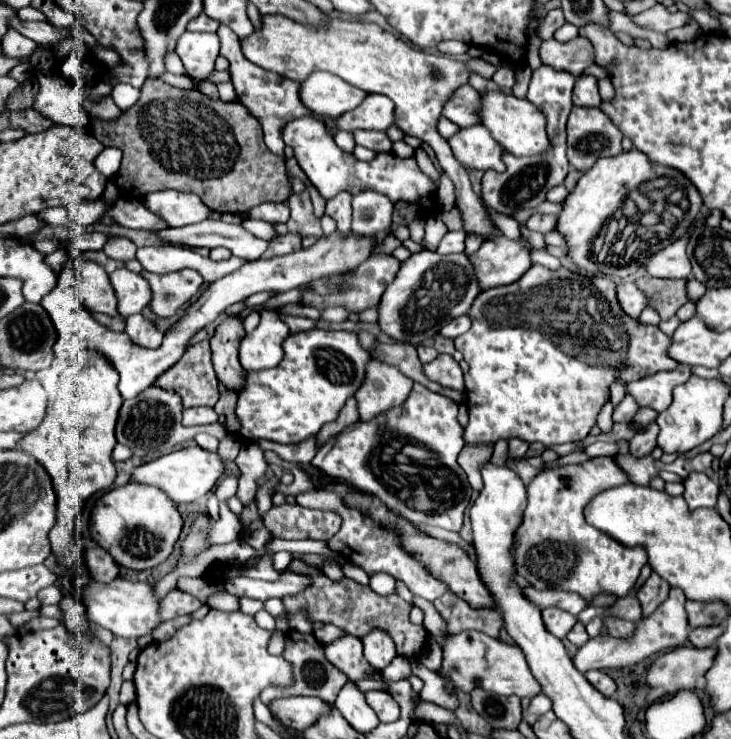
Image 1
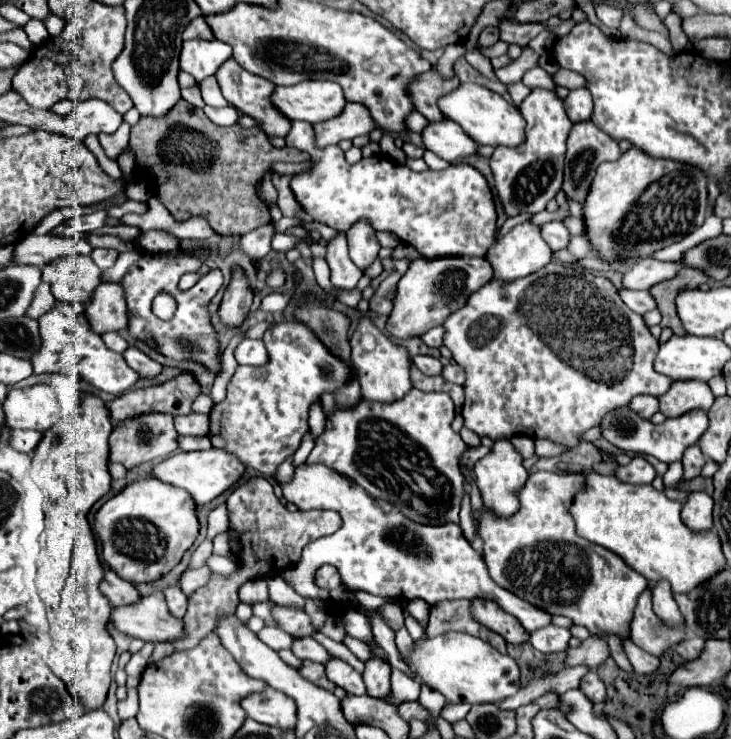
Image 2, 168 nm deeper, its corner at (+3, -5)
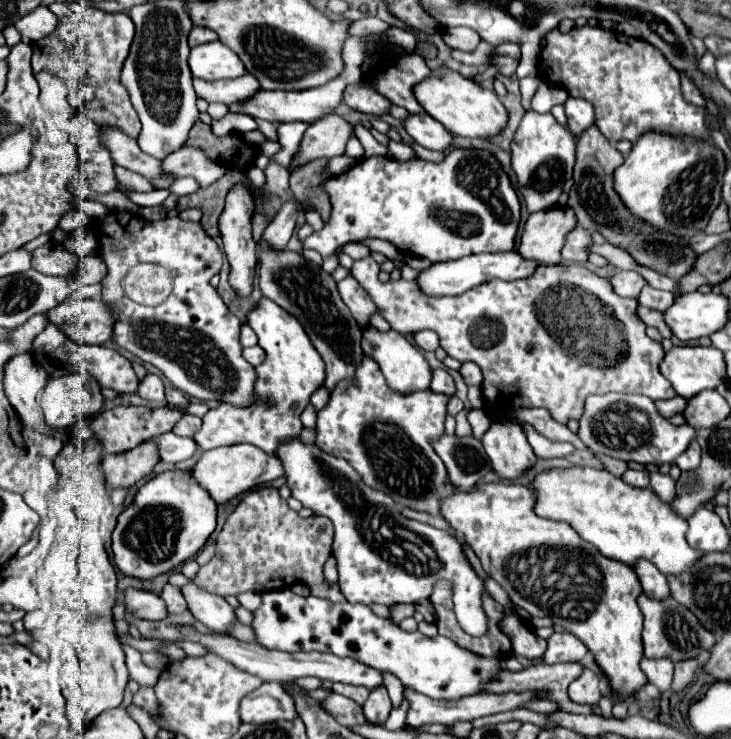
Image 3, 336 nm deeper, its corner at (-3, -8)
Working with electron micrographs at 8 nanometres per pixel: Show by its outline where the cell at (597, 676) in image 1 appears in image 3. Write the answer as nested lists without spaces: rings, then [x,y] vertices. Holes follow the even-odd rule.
[[[586,669],[584,675],[580,675],[576,681],[570,683],[568,697],[574,703],[586,703],[586,705],[592,705],[592,707],[598,705],[598,701],[602,699],[602,691],[600,691],[600,681],[598,681],[596,673]]]

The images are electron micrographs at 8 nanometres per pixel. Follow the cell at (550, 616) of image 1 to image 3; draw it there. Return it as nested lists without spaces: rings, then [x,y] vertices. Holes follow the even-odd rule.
[[[552,633],[548,639],[548,649],[544,653],[546,663],[564,663],[564,661],[580,661],[588,653],[586,645],[580,643],[572,633]]]

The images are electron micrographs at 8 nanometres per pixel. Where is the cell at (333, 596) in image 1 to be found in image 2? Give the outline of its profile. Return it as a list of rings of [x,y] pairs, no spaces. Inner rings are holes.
[[[386,604],[386,606],[382,606],[380,612],[386,618],[386,622],[392,626],[392,630],[398,630],[404,626],[404,612],[398,604]]]

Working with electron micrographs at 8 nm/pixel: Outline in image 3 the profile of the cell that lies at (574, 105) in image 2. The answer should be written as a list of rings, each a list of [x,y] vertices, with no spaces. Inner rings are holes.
[[[568,97],[564,103],[566,117],[568,117],[568,127],[574,135],[584,133],[590,125],[594,125],[594,107],[586,99],[580,97]]]

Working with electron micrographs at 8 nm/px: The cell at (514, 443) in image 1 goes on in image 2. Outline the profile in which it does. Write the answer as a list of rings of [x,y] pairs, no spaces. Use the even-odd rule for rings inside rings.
[[[512,436],[510,442],[516,446],[518,452],[522,452],[526,458],[534,456],[534,440],[530,436]]]

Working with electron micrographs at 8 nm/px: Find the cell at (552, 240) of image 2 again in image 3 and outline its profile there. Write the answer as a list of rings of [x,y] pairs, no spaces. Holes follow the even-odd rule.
[[[574,227],[564,241],[562,247],[562,259],[564,261],[574,261],[574,263],[586,263],[588,253],[590,253],[590,231],[582,227]]]

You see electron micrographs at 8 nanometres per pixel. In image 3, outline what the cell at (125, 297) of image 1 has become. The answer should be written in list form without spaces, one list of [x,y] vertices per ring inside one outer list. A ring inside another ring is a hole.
[[[66,299],[48,311],[50,321],[56,323],[70,339],[84,345],[104,345],[112,339],[114,315],[110,307],[94,299]]]

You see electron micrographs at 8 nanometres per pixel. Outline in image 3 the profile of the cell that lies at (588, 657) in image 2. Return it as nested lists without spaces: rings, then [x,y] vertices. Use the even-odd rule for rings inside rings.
[[[536,661],[534,665],[512,673],[512,671],[504,671],[504,675],[500,675],[500,679],[496,679],[496,683],[492,683],[492,687],[488,687],[488,693],[508,693],[508,691],[536,691],[536,689],[546,689],[550,691],[548,699],[556,701],[560,705],[560,711],[570,711],[570,713],[584,713],[584,715],[592,714],[591,706],[576,705],[568,699],[566,695],[566,687],[578,677],[582,675],[586,667],[582,663],[556,663],[556,665],[548,665],[544,661]]]

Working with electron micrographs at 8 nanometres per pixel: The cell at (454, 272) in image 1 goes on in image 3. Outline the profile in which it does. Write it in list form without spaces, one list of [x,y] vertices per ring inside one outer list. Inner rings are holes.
[[[506,251],[506,253],[480,253],[480,255],[466,255],[454,261],[444,261],[444,263],[434,263],[428,269],[420,271],[418,275],[418,285],[422,289],[424,295],[428,297],[444,297],[444,295],[462,295],[464,291],[478,287],[486,281],[492,279],[502,279],[502,281],[514,281],[514,279],[524,279],[528,275],[532,275],[536,267],[532,267],[532,263],[528,263],[526,259],[520,259],[520,255],[516,255],[514,251]]]

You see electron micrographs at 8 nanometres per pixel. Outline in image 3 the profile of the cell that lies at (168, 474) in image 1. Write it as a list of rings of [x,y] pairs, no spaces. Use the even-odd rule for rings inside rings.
[[[230,445],[230,447],[218,447],[218,449],[204,451],[202,457],[190,469],[190,473],[198,481],[198,485],[212,495],[212,499],[216,503],[226,503],[232,497],[236,497],[256,485],[270,483],[284,475],[278,457],[264,455],[258,447],[252,447],[252,445]]]

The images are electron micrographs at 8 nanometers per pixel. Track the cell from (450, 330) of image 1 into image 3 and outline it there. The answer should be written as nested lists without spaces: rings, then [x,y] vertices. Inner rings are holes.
[[[416,331],[414,333],[414,341],[424,351],[436,351],[440,347],[438,335],[434,331]]]

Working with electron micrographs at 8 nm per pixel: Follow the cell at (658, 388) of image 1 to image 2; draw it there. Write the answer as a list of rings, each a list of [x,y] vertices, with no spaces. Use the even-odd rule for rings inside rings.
[[[674,382],[670,390],[658,398],[660,412],[666,418],[676,418],[692,410],[708,410],[714,404],[714,394],[706,382]]]

